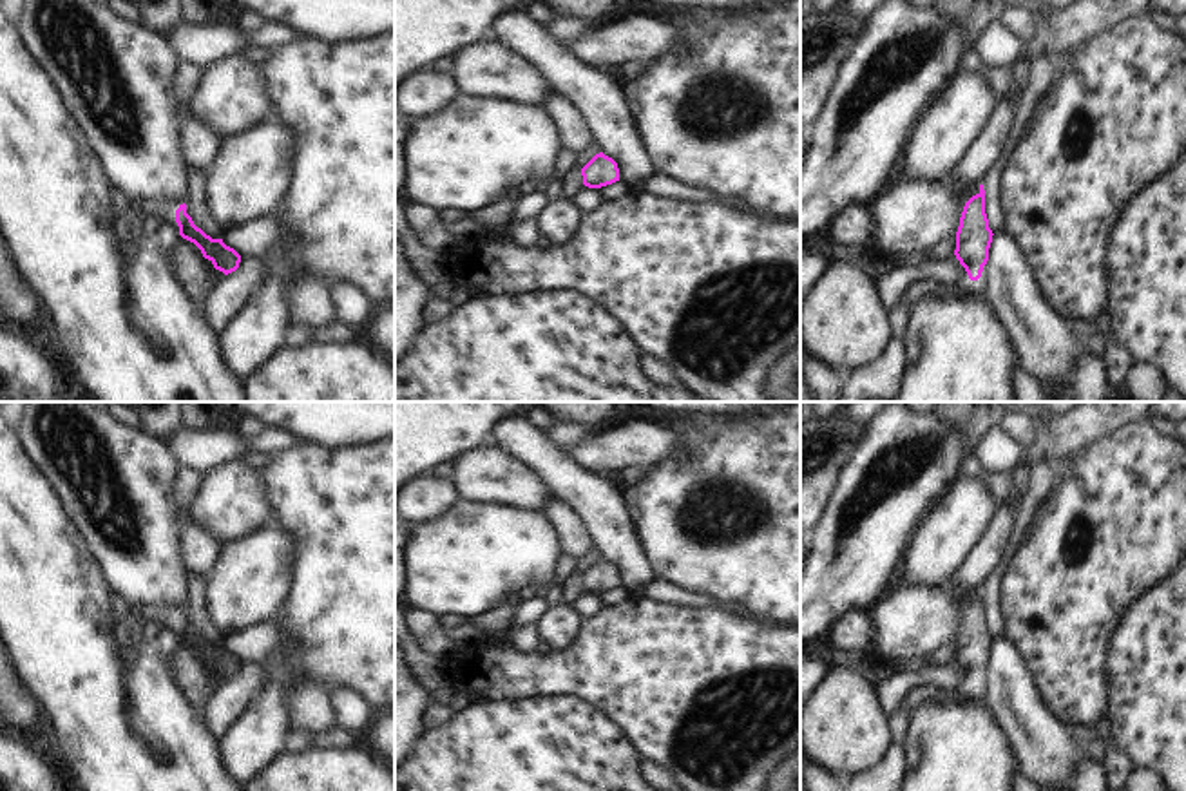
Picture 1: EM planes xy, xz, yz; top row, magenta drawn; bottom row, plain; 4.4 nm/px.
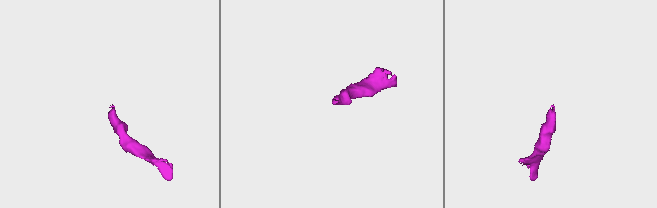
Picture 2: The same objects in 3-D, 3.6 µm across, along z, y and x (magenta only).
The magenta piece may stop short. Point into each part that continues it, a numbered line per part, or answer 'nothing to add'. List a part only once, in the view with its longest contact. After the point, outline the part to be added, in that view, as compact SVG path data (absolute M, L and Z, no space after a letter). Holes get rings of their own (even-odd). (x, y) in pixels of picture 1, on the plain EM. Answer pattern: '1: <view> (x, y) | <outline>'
1: xy (116, 484) | M24 402L16 438L33 465L58 492L109 586L132 606L156 605L176 617L187 601L187 568L181 561L179 507L174 483L179 463L163 442L112 420L87 402Z

